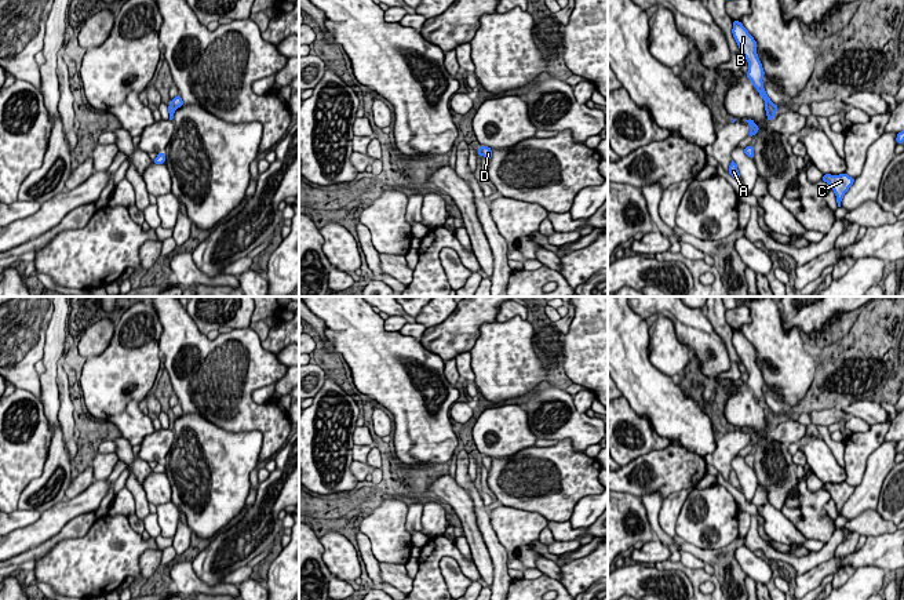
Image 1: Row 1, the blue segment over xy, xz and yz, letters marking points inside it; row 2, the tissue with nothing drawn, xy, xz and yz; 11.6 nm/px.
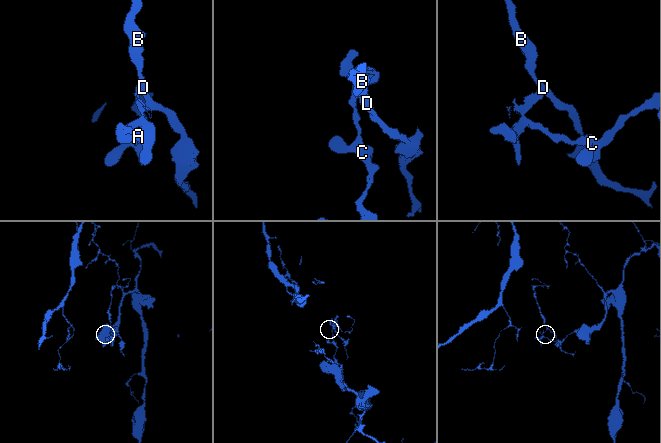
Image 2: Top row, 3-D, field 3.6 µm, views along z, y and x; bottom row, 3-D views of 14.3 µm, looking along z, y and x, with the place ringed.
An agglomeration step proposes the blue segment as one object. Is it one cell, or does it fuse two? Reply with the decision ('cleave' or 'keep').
cleave

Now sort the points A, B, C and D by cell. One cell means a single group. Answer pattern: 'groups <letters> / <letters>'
groups A C / B D

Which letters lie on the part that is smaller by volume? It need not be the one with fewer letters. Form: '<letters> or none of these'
B, D

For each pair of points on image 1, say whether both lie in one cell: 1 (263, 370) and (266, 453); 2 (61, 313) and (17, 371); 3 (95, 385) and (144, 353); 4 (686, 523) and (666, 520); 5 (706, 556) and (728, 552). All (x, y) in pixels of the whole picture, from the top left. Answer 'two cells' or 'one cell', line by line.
1: one cell
2: two cells
3: one cell
4: two cells
5: one cell

